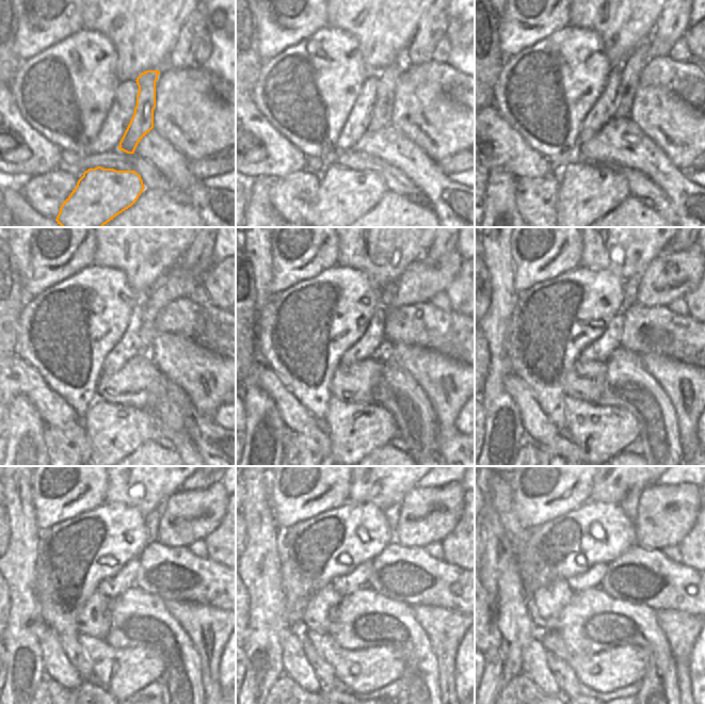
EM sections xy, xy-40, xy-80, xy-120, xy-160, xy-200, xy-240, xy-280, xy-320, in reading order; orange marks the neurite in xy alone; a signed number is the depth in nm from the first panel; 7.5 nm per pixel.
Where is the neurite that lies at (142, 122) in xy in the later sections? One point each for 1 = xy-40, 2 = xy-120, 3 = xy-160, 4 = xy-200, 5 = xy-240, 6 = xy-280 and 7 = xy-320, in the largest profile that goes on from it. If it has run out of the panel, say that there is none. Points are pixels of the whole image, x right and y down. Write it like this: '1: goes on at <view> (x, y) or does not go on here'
1: goes on at xy-40 (382, 114)
2: goes on at xy-120 (177, 282)
3: goes on at xy-160 (425, 277)
4: goes on at xy-200 (670, 275)
5: goes on at xy-240 (189, 515)
6: goes on at xy-280 (427, 515)
7: goes on at xy-320 (666, 512)

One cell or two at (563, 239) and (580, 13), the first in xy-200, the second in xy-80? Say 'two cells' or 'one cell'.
two cells

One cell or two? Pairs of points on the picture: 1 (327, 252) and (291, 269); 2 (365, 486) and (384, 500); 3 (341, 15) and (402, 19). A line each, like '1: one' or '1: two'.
1: one
2: one
3: one

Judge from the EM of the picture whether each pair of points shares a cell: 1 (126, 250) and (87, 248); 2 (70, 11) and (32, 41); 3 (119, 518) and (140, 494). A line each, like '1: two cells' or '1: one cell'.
1: two cells
2: one cell
3: two cells

